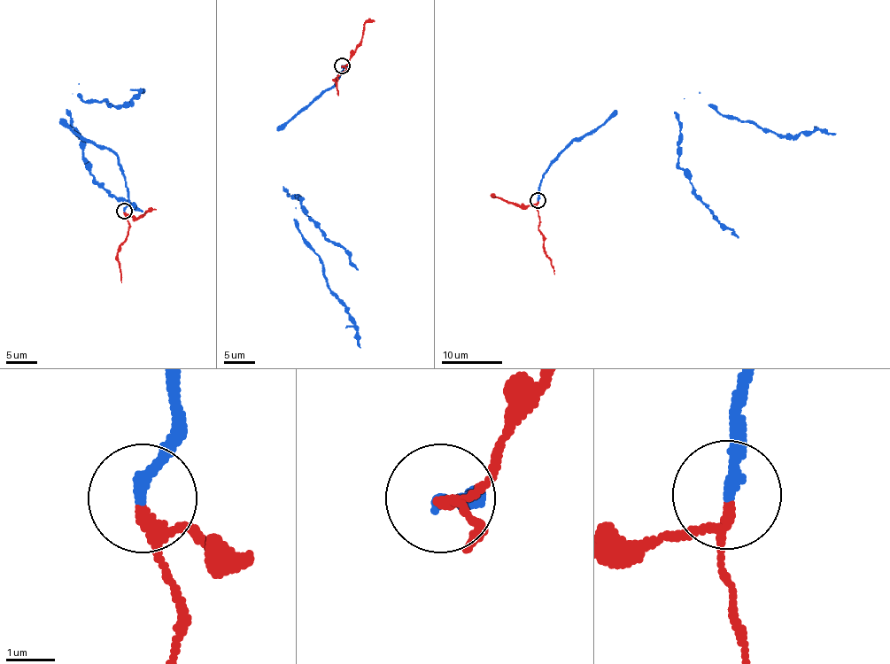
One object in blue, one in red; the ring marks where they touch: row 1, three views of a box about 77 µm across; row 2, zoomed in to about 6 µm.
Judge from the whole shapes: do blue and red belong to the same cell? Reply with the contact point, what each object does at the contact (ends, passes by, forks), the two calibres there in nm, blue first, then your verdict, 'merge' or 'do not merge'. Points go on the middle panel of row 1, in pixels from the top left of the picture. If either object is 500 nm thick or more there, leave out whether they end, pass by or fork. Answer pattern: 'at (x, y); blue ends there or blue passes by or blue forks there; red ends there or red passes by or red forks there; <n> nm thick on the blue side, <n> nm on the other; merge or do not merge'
at (342, 65); blue ends there; red passes by; 240 nm thick on the blue side, 160 nm on the other; do not merge

